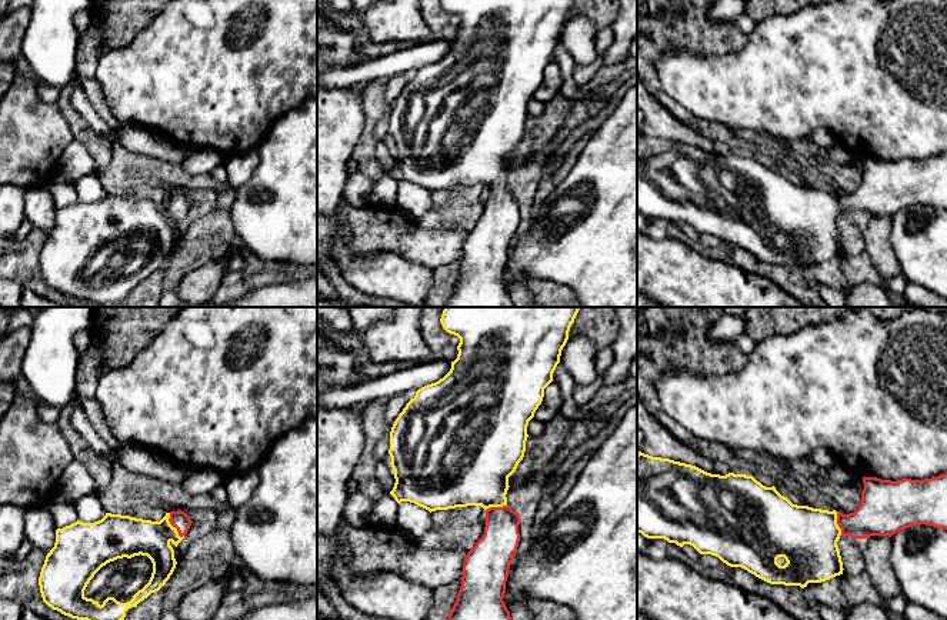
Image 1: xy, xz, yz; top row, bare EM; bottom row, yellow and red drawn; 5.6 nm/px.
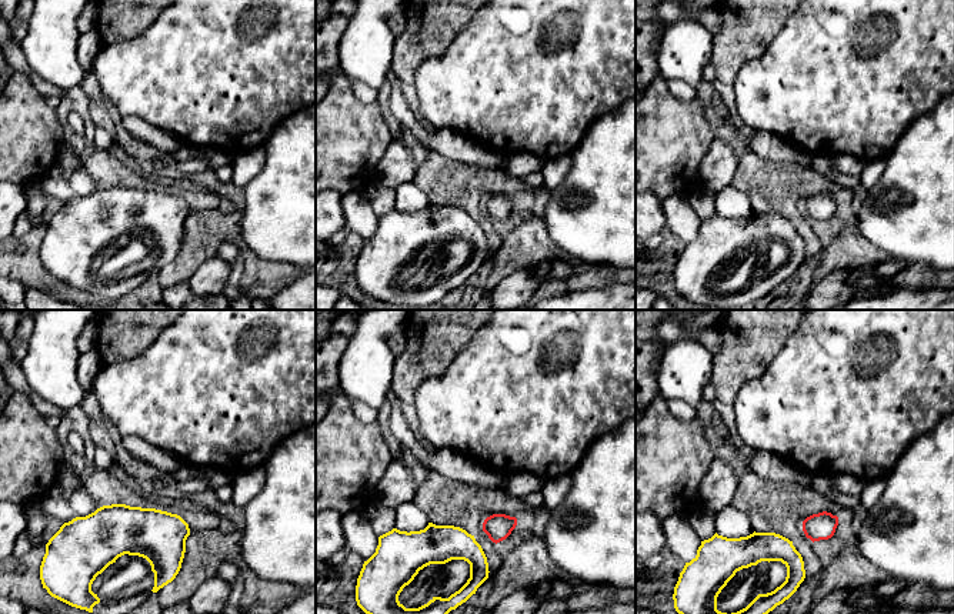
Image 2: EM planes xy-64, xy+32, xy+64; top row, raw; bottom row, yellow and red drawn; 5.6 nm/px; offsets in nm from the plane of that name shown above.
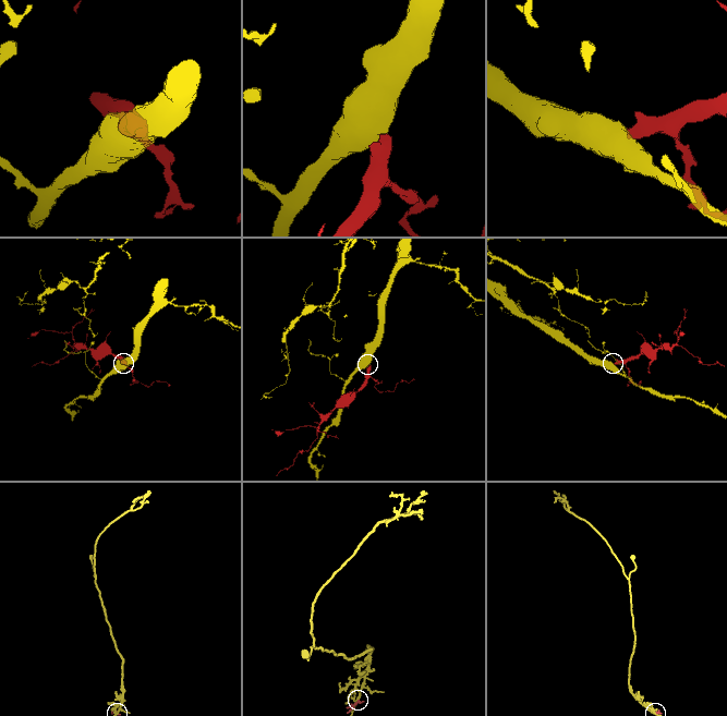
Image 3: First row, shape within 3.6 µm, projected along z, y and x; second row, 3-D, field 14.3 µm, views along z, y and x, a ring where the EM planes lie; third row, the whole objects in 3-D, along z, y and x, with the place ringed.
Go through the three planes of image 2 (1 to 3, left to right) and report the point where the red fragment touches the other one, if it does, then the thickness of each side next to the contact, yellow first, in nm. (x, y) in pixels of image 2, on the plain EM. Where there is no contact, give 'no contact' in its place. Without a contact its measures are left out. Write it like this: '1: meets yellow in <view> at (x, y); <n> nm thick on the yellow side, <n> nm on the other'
1: no contact
2: no contact
3: no contact

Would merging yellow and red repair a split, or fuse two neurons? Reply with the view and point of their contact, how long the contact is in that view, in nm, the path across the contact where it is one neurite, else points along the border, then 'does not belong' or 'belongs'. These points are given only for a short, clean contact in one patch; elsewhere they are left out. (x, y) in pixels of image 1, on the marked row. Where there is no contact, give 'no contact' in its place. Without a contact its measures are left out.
xy (172, 526) | 160 nm | across xy (129, 536), (156, 536), (172, 526), (180, 520) | belongs

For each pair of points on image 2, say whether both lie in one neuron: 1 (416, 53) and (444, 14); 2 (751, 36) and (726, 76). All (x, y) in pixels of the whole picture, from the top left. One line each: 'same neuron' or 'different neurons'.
1: same neuron
2: same neuron

